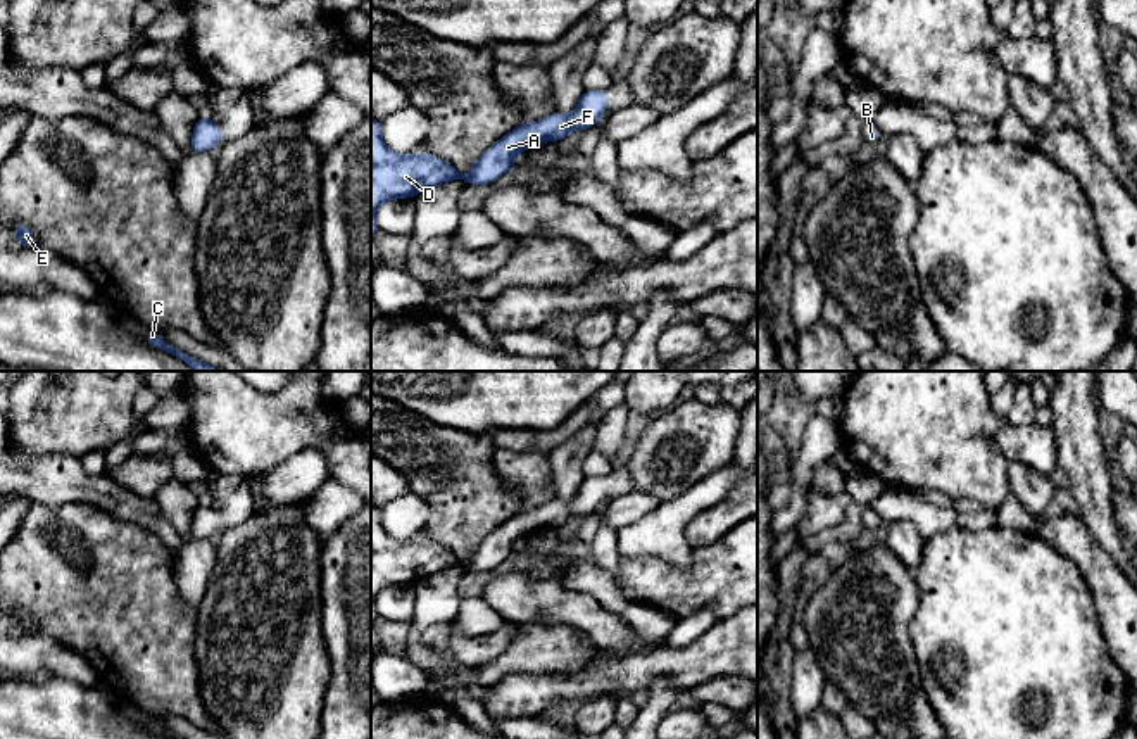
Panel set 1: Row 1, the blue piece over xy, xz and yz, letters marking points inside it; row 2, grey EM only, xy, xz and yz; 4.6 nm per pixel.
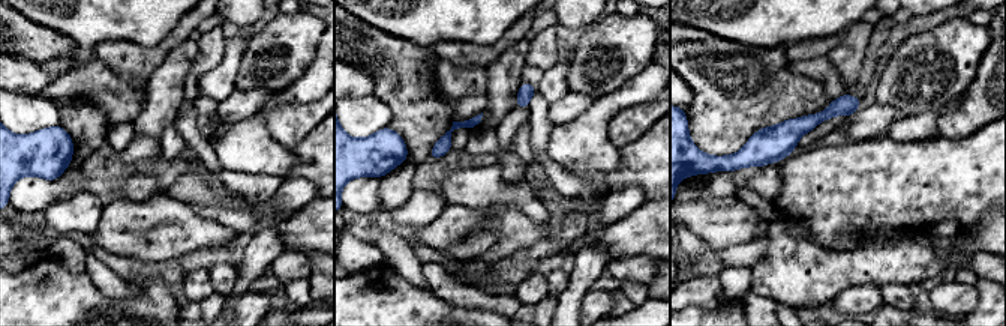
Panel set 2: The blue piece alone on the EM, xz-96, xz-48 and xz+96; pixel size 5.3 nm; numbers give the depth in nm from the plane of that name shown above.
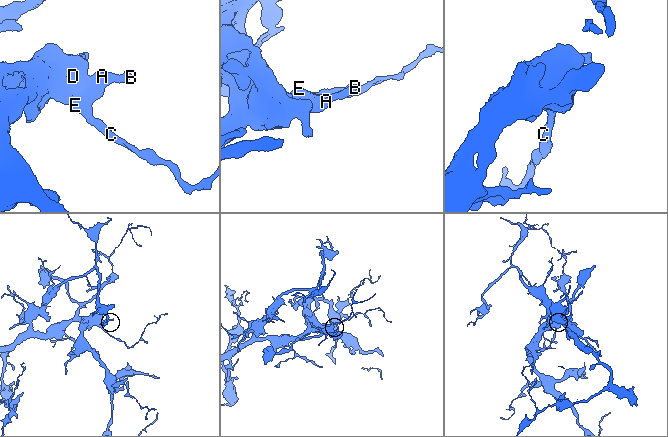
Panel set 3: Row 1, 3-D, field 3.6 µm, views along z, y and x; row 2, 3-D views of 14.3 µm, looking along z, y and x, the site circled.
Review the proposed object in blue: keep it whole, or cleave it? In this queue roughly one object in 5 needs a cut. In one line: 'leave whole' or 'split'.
leave whole

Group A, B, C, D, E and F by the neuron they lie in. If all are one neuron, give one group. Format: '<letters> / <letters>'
A B C D E F

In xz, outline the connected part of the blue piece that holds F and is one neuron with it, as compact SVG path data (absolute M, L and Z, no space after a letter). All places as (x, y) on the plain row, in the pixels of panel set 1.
M585 477L569 502L552 499L540 508L519 511L483 539L469 561L461 561L433 540L400 542L392 539L381 525L380 506L371 504L371 625L380 618L376 597L383 589L414 584L452 566L488 572L514 553L518 539L542 528L559 528L580 515L595 515L606 497L609 497L606 477Z

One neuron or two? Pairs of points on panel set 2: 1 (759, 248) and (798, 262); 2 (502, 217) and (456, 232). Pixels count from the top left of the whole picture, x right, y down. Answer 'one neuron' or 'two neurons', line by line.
1: two neurons
2: one neuron

